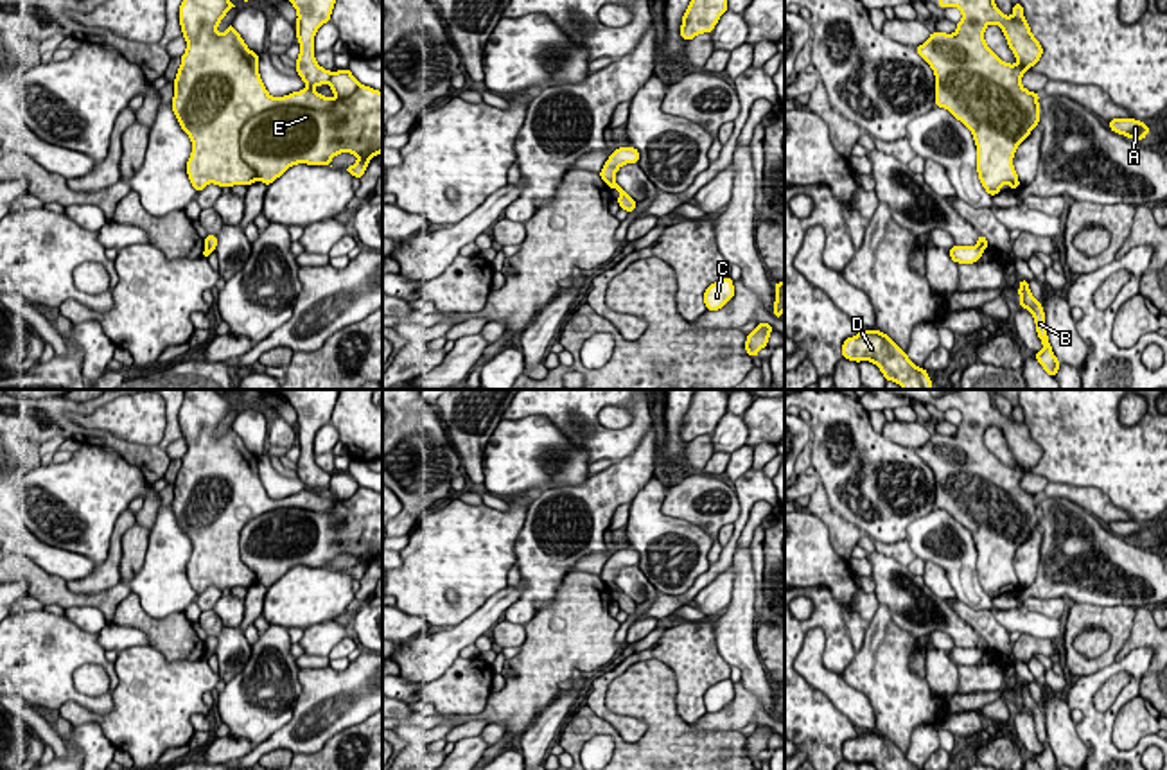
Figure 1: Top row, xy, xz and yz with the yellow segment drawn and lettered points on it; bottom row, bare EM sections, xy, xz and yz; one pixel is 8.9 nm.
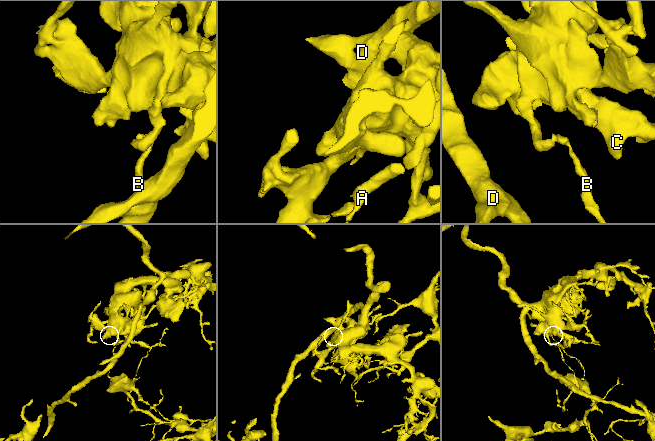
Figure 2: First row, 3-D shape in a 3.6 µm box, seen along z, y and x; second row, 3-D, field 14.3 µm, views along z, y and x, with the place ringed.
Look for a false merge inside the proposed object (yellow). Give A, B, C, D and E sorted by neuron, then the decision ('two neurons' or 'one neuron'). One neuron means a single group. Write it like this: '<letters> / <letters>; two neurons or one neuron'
A C D E / B; two neurons

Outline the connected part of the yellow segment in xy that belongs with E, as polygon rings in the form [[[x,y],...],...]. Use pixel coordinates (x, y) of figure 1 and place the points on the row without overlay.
[[[183,389],[180,427],[187,442],[181,468],[174,481],[172,513],[181,531],[192,542],[187,576],[192,589],[201,594],[208,585],[221,591],[251,587],[260,582],[271,587],[296,565],[330,567],[339,555],[355,556],[359,562],[347,569],[361,580],[368,564],[382,555],[382,494],[361,486],[352,474],[329,474],[316,465],[316,433],[330,424],[338,389],[241,389],[241,402],[260,398],[260,393],[284,397],[296,411],[296,440],[300,458],[296,474],[307,486],[305,492],[284,499],[271,499],[259,476],[259,458],[250,452],[230,425],[219,436],[217,427],[235,409],[226,397],[214,389]]]

